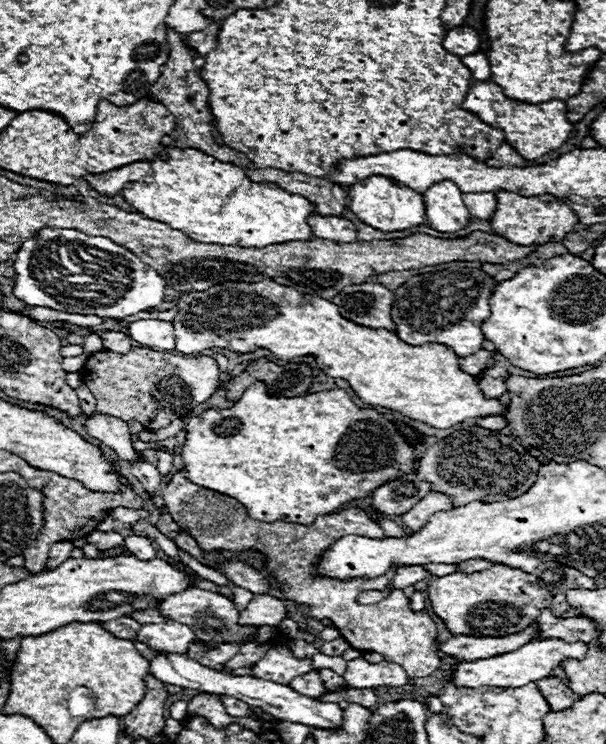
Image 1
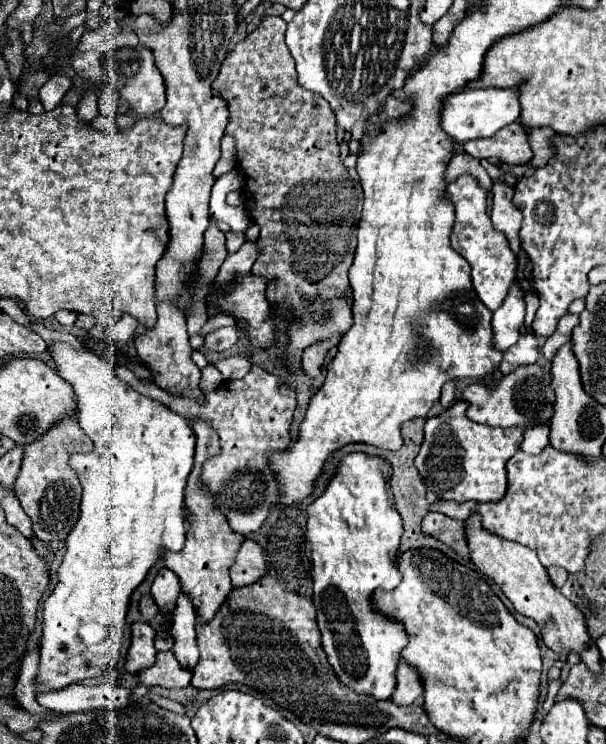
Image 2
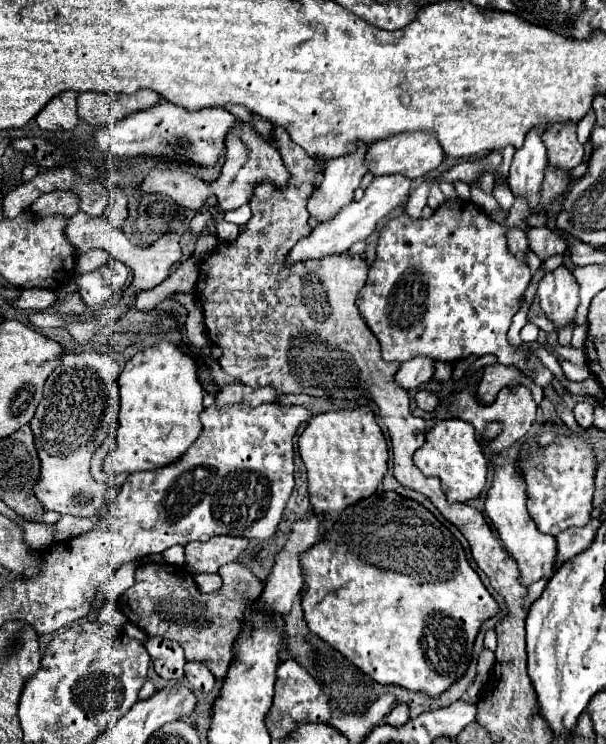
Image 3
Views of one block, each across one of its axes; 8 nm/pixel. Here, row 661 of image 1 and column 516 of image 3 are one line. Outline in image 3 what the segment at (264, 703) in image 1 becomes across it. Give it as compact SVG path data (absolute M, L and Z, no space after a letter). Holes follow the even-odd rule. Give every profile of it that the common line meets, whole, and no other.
M546 124L532 128L526 134L524 146L516 150L512 166L510 166L508 186L516 196L526 196L530 202L530 208L538 206L542 174L548 164L548 152L542 140L542 134L546 130L548 130Z

